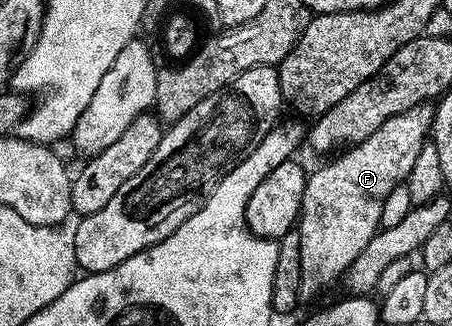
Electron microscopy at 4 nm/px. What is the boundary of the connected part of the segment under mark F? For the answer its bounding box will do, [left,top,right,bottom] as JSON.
[297,102,434,301]

